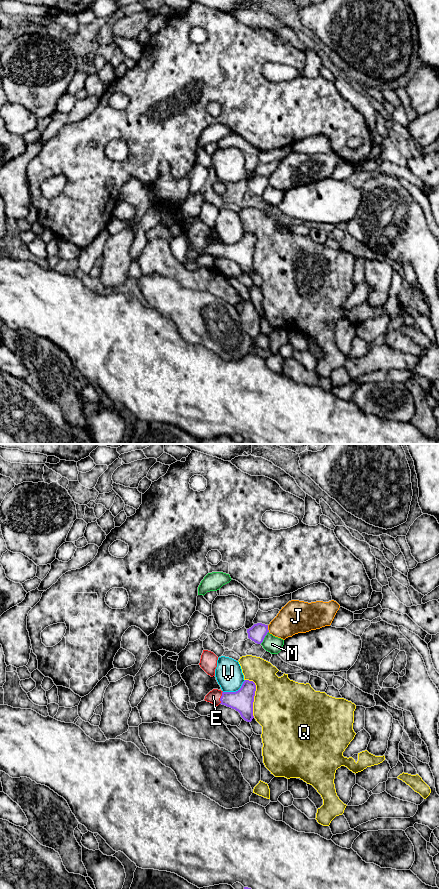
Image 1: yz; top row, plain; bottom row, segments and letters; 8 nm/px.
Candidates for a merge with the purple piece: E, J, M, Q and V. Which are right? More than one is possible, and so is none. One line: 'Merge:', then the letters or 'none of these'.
Merge: E

